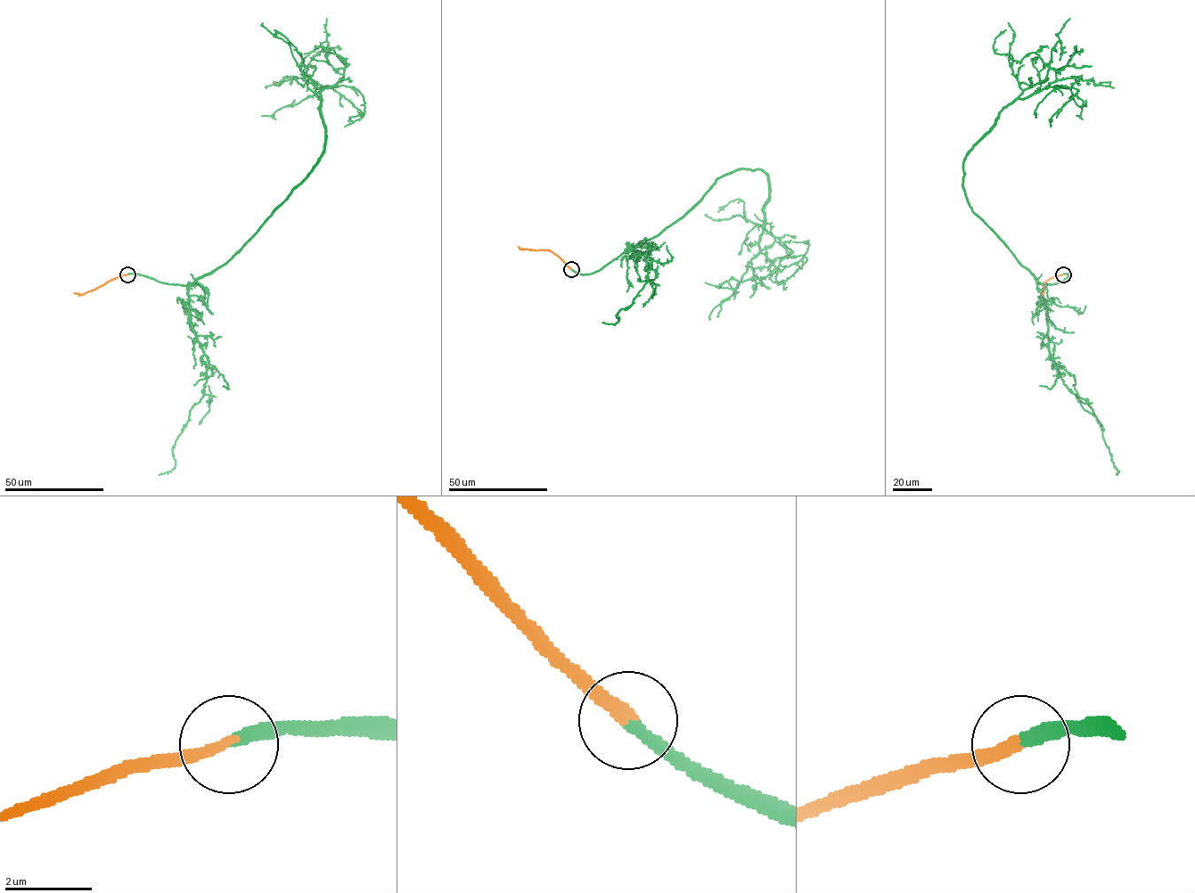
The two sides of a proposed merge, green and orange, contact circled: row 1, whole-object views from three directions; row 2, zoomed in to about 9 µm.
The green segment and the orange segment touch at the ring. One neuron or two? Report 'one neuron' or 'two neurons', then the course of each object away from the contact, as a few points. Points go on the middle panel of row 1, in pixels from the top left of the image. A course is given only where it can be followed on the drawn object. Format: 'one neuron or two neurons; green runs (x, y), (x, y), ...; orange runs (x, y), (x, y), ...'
one neuron; green runs (571, 268), (600, 270), (679, 219), (717, 179), (762, 170), (758, 244), (775, 268), (734, 289), (705, 282); orange runs (571, 268), (550, 250), (518, 246)

